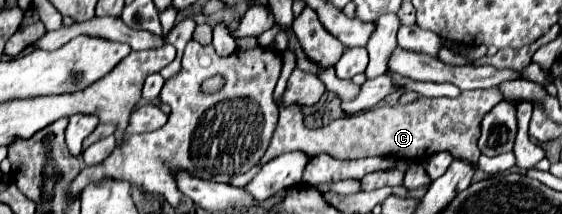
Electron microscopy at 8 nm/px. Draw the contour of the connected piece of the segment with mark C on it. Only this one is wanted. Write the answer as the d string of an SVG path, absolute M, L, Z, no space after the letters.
M480 89L480 91L464 91L456 99L448 97L420 97L408 105L396 107L378 107L360 115L342 117L332 121L322 129L308 129L302 123L300 107L280 107L278 127L272 135L270 147L260 159L260 165L270 159L288 153L288 151L304 151L306 155L328 153L336 159L364 159L364 157L392 157L404 161L424 161L426 157L448 151L454 159L468 161L478 167L478 137L480 137L480 121L482 117L504 97L500 89Z

